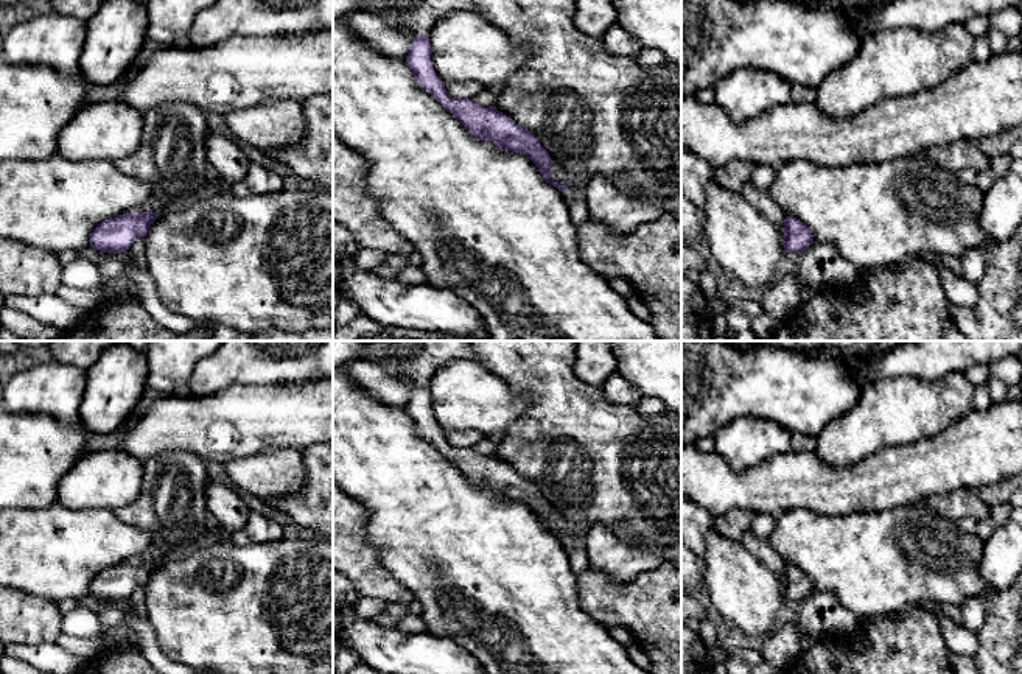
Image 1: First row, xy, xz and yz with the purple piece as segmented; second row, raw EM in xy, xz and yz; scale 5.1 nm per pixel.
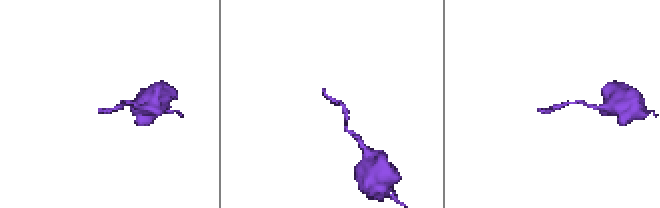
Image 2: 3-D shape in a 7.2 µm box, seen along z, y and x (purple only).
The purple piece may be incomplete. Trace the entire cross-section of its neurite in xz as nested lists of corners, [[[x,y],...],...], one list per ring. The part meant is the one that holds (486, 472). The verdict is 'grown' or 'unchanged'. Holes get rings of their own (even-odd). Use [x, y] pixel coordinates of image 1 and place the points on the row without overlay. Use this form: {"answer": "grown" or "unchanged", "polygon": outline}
{"answer": "grown", "polygon": [[[367,341],[361,360],[386,366],[395,375],[415,380],[418,384],[411,392],[406,405],[408,414],[412,419],[415,431],[431,442],[448,461],[451,461],[476,487],[495,492],[501,500],[512,500],[527,504],[544,529],[560,540],[566,542],[565,532],[551,528],[551,504],[540,493],[538,487],[527,478],[513,472],[506,462],[499,461],[496,455],[482,456],[470,447],[453,447],[443,430],[436,423],[431,409],[431,392],[428,383],[434,372],[454,360],[474,360],[476,352],[470,341]]]}

